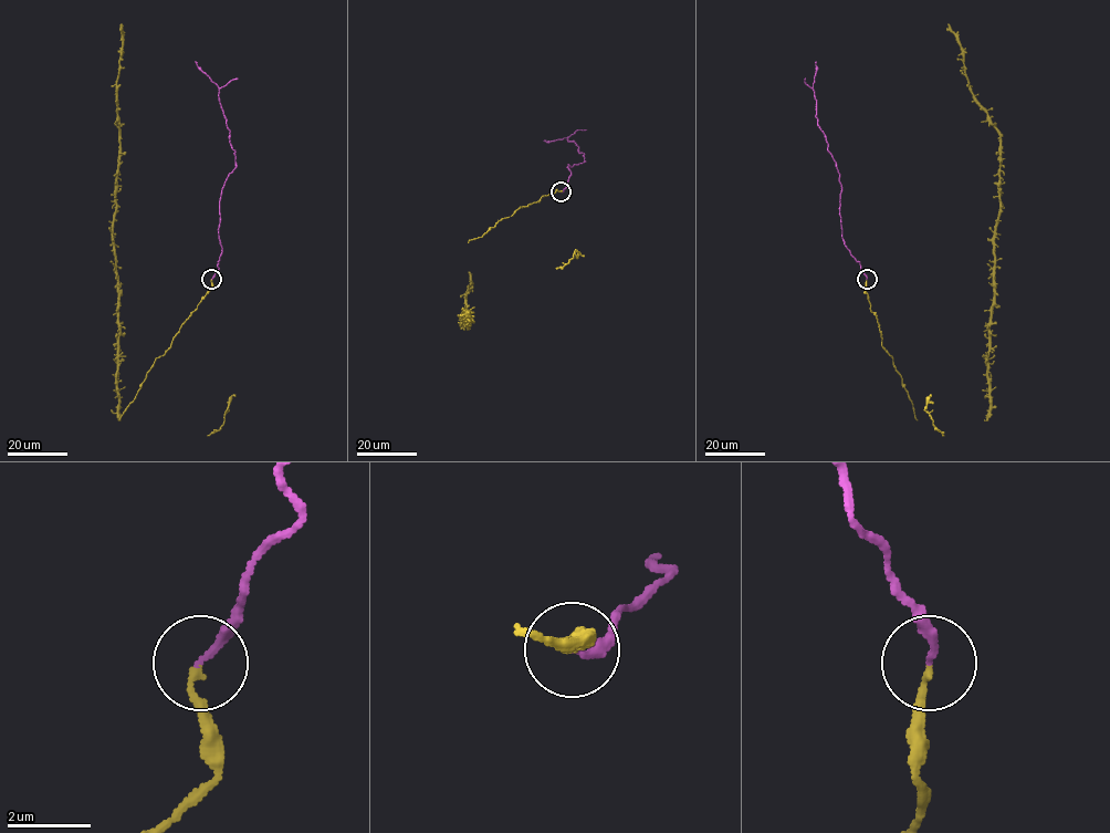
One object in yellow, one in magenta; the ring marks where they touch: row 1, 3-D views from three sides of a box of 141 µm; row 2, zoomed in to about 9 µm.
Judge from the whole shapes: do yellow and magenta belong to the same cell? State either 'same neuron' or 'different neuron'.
same neuron

